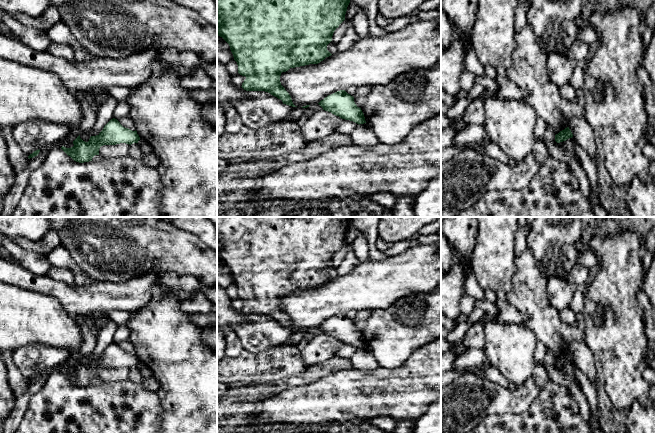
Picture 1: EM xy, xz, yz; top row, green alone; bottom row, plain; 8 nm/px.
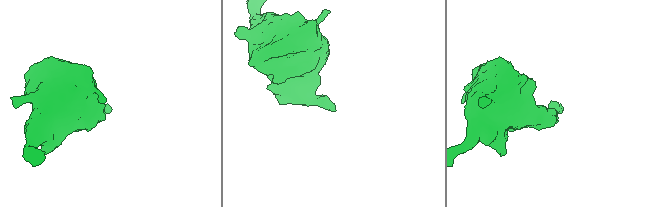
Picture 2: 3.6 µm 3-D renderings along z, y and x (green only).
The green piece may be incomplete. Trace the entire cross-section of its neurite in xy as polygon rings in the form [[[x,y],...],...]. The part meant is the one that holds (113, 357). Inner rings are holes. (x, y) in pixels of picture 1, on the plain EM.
[[[113,342],[96,360],[91,360],[88,366],[83,365],[80,359],[73,365],[74,370],[61,373],[74,385],[79,387],[92,385],[95,379],[99,379],[99,373],[103,369],[116,369],[120,367],[133,368],[140,364],[137,355],[123,351],[120,346]]]

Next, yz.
[[[569,351],[565,352],[564,354],[560,355],[558,358],[555,359],[555,365],[557,367],[566,365],[569,362],[572,362],[573,358]]]

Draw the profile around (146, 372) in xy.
[[[140,363],[138,365],[138,368],[139,368],[139,371],[140,371],[143,379],[149,379],[153,376],[152,370],[145,364]]]

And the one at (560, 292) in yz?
[[[552,277],[548,279],[547,293],[551,304],[558,310],[569,307],[574,296],[576,287],[567,279]]]

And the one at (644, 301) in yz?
[[[643,288],[638,292],[637,300],[645,317],[646,335],[649,343],[647,362],[655,371],[655,308]]]

